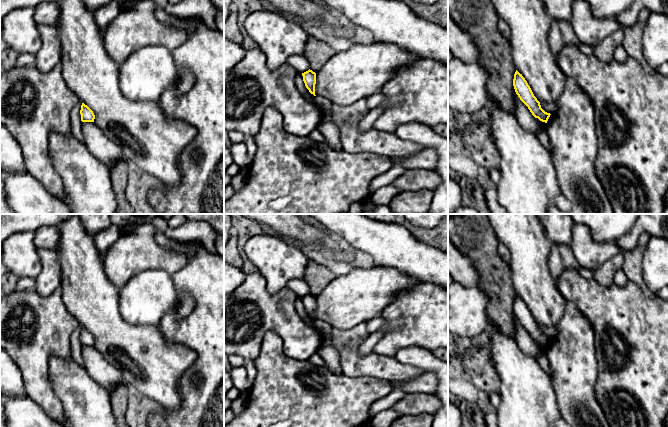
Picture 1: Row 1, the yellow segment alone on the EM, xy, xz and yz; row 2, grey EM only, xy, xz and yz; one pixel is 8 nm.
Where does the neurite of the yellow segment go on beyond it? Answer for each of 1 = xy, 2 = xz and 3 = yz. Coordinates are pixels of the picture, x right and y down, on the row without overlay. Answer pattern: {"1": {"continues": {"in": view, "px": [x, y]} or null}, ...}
{"1": {"continues": null}, "2": {"continues": null}, "3": {"continues": null}}

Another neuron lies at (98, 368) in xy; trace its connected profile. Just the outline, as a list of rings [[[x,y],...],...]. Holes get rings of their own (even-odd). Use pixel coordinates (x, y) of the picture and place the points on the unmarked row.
[[[82,346],[82,357],[88,374],[109,394],[118,384],[125,383],[121,373],[94,346]]]

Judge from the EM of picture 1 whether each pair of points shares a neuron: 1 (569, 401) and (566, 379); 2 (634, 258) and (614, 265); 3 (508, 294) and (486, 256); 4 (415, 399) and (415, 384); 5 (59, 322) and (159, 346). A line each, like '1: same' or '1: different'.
1: same
2: different
3: same
4: different
5: different

